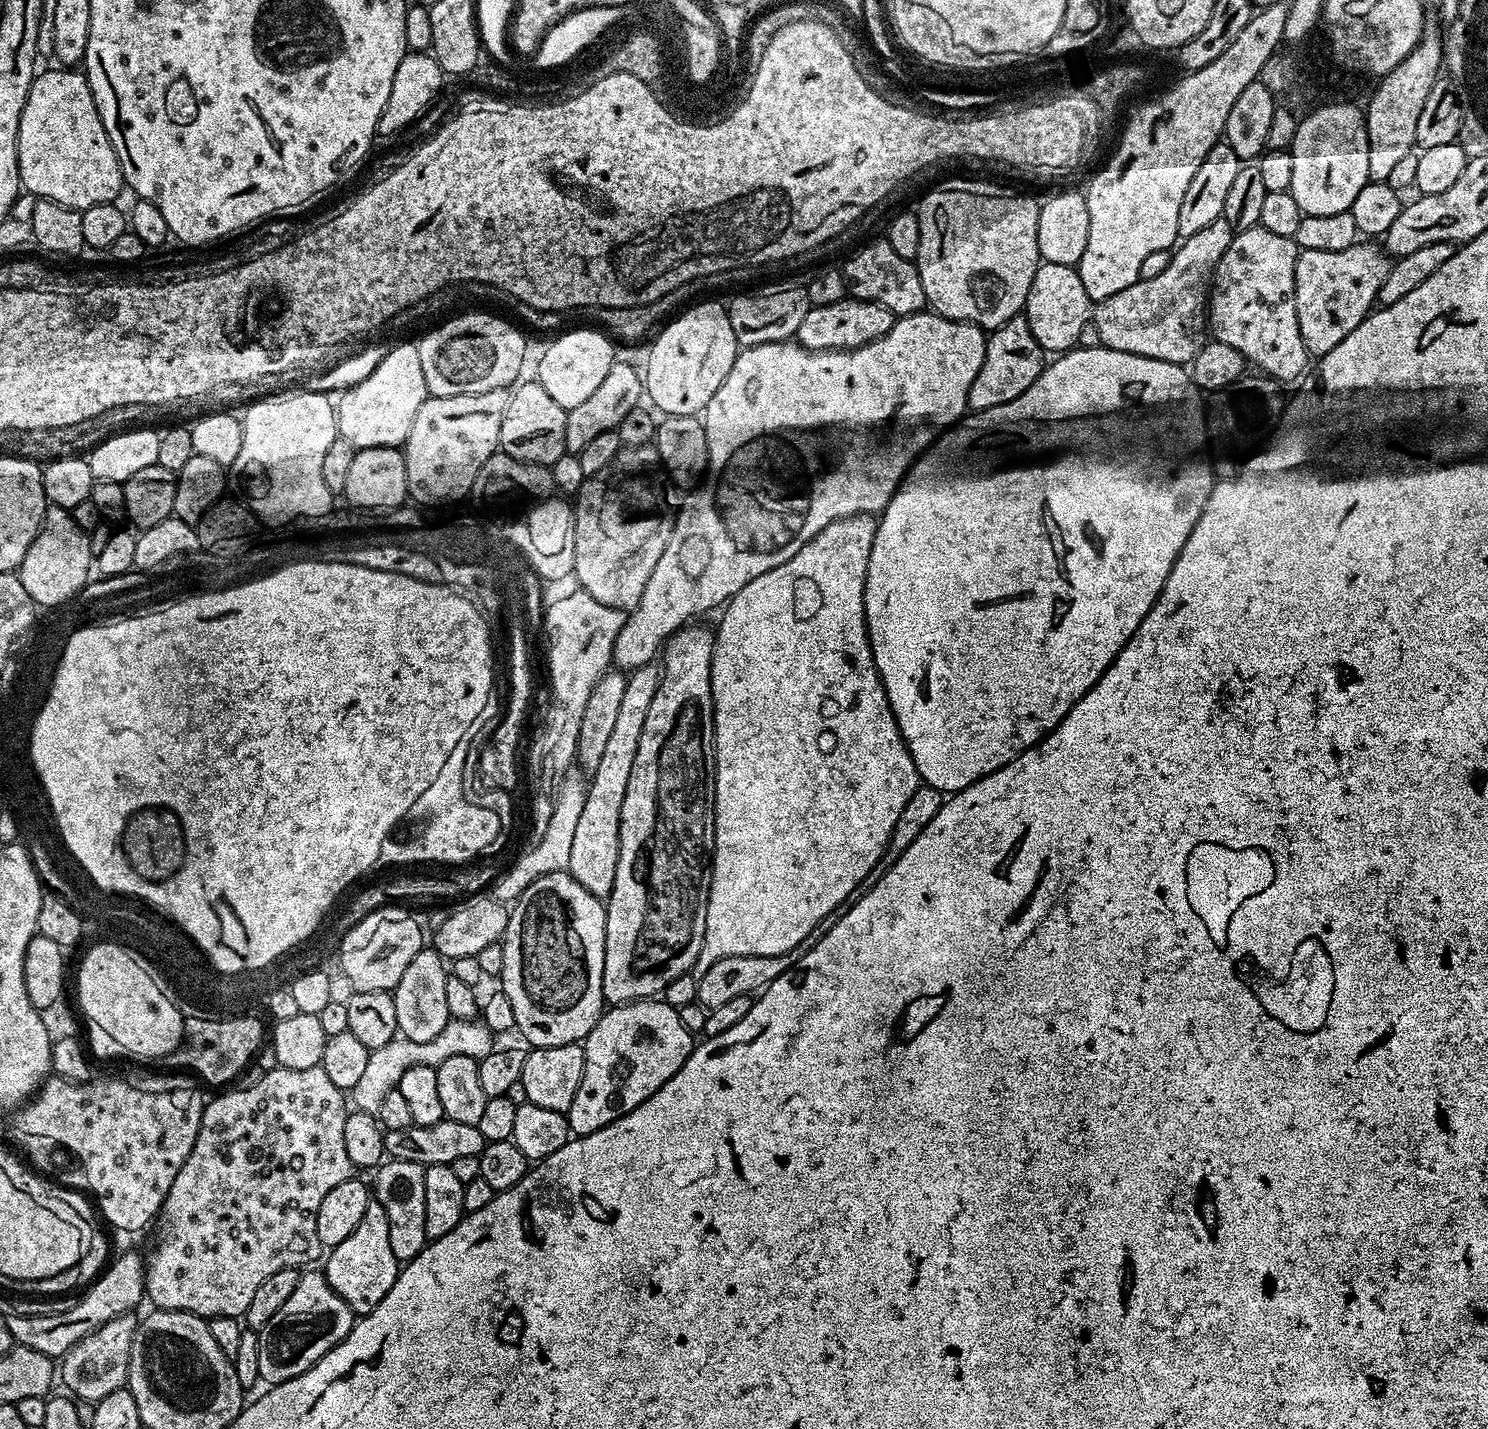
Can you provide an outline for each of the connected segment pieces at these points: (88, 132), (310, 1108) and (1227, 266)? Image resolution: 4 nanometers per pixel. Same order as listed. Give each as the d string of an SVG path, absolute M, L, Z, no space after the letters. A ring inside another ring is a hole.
M68 66L55 67L49 72L41 71L33 80L26 110L22 110L22 122L18 126L18 170L23 191L77 210L113 203L120 188L125 187L124 175L118 154L114 154L114 146L106 134L106 126L102 126L102 118L88 88L88 78L83 71Z
M279 1066L265 1072L264 1077L254 1086L249 1088L233 1087L224 1090L221 1096L216 1096L207 1101L202 1114L202 1122L198 1130L198 1138L186 1158L182 1162L182 1170L178 1170L178 1178L174 1178L174 1186L164 1199L164 1206L160 1209L158 1224L164 1229L160 1232L160 1241L152 1252L152 1257L147 1257L146 1271L144 1274L144 1291L147 1303L152 1303L153 1309L178 1310L179 1312L193 1312L195 1316L211 1318L213 1316L235 1316L243 1317L244 1311L250 1306L250 1298L274 1274L277 1270L287 1268L303 1269L304 1264L311 1260L319 1261L322 1256L322 1245L318 1242L318 1206L322 1206L322 1198L334 1190L341 1182L353 1179L354 1169L350 1162L350 1154L346 1154L346 1142L342 1142L342 1126L344 1125L345 1113L336 1112L336 1104L332 1099L338 1096L338 1090L333 1084L324 1079L324 1069L317 1066L306 1070L290 1070Z
M1259 226L1235 233L1212 277L1206 309L1206 324L1211 335L1226 342L1226 346L1234 346L1234 350L1238 350L1238 354L1242 354L1249 365L1257 364L1260 367L1257 369L1263 375L1277 382L1302 375L1304 367L1310 363L1308 351L1302 342L1302 330L1298 330L1298 306L1294 304L1294 266L1297 255L1296 242L1291 236L1274 234Z

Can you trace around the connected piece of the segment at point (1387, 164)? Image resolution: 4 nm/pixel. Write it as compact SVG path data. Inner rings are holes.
M1425 31L1418 46L1390 70L1390 74L1379 77L1372 97L1366 103L1364 121L1368 127L1368 149L1370 150L1369 181L1386 182L1390 178L1392 168L1401 158L1406 158L1416 148L1418 134L1418 118L1422 115L1422 106L1426 106L1426 98L1430 98L1430 90L1437 80L1441 79L1445 67L1443 42L1439 31Z

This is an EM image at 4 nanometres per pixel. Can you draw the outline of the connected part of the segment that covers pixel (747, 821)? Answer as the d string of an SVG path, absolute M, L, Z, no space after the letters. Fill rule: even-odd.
M854 514L850 518L830 522L830 526L826 526L826 530L814 534L814 538L810 538L810 542L806 542L806 546L802 546L802 550L798 550L798 554L794 554L794 558L782 562L782 566L774 566L774 570L766 570L766 574L758 574L758 578L754 578L754 582L746 582L746 586L742 586L742 590L738 590L738 594L734 594L732 599L727 601L726 607L723 609L723 612L725 611L724 617L721 618L720 625L715 625L714 654L710 666L710 686L712 687L712 713L714 714L714 726L716 727L716 825L714 826L716 848L712 851L712 881L708 891L706 934L702 942L702 950L698 954L696 964L692 967L690 973L696 980L700 980L702 974L706 974L706 970L710 970L710 966L714 966L714 962L722 962L722 958L769 956L770 954L782 954L794 950L794 946L798 946L802 942L802 938L806 938L806 934L810 934L810 930L814 930L814 926L818 926L818 922L822 922L822 918L826 918L826 914L830 914L842 901L849 899L853 895L851 892L856 887L859 889L863 885L866 874L870 874L870 870L874 870L874 866L882 858L882 854L890 842L894 822L898 822L906 802L910 802L910 798L914 798L914 790L922 787L920 775L914 766L914 758L898 730L898 722L894 718L892 707L886 698L886 690L882 686L880 675L876 672L874 654L870 650L870 642L868 641L868 627L864 617L864 587L866 586L866 570L870 566L870 550L874 546L877 523L877 517L873 514Z

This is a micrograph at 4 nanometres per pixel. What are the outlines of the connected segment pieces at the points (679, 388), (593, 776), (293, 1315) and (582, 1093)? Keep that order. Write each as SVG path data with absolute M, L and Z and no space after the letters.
M704 302L693 303L655 333L648 365L642 368L647 399L652 399L651 407L661 408L664 416L695 417L703 413L710 398L718 394L718 386L726 382L726 374L730 374L730 366L736 361L738 345L727 307L723 303L700 303Z
M655 663L643 664L627 673L626 691L622 697L616 724L604 749L598 770L590 774L590 783L584 793L582 814L578 814L578 826L574 826L574 842L570 846L570 862L567 872L590 894L606 898L614 886L614 874L620 853L620 815L622 798L626 798L626 785L630 782L630 770L634 767L634 754L638 754L638 741L642 738L642 726L650 711L650 702L658 694L661 669Z
M305 1271L294 1294L258 1332L258 1374L265 1385L281 1384L314 1366L350 1334L354 1314L330 1286L323 1271Z
M649 998L647 1000L633 1000L630 1004L617 1004L609 1007L607 1011L600 1017L600 1021L590 1030L590 1034L584 1037L582 1041L584 1050L584 1073L582 1074L582 1082L578 1086L578 1094L574 1094L574 1102L567 1112L568 1131L573 1137L589 1136L598 1130L602 1130L607 1124L614 1123L618 1118L622 1118L630 1110L634 1110L643 1100L649 1100L662 1085L677 1072L686 1062L686 1058L690 1055L694 1047L693 1033L686 1030L686 1026L682 1026L682 1018L679 1011L671 1008L669 1004L664 1003L660 998Z

